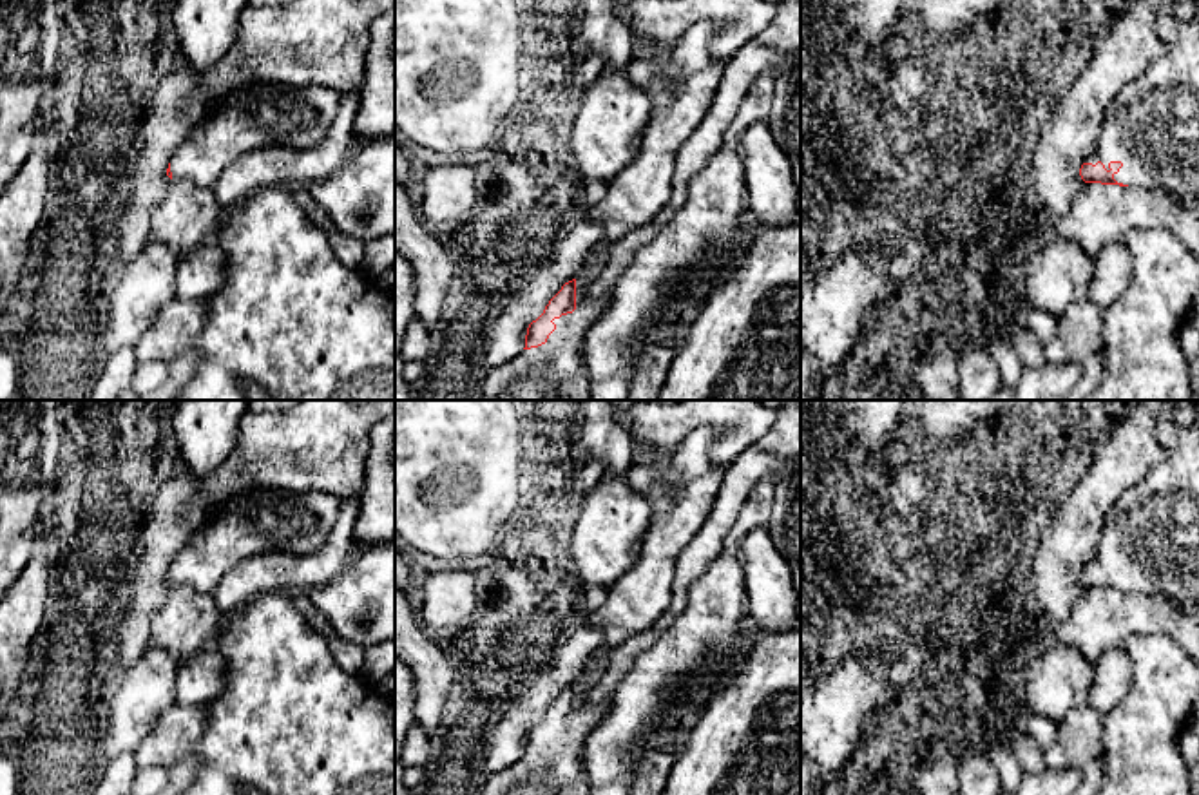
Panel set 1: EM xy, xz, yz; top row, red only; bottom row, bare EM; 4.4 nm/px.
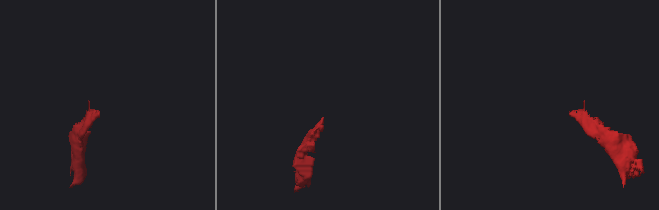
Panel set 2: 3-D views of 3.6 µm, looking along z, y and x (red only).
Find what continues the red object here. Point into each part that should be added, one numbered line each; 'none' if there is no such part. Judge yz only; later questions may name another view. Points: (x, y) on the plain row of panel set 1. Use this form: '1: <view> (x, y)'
1: yz (1152, 529)

